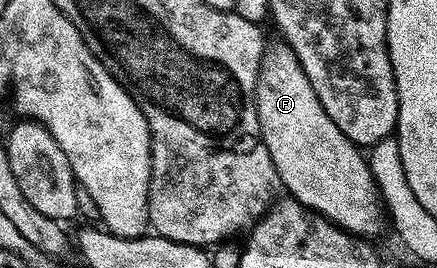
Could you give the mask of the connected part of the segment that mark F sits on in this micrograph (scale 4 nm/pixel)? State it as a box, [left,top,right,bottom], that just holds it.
[256,40,386,240]

